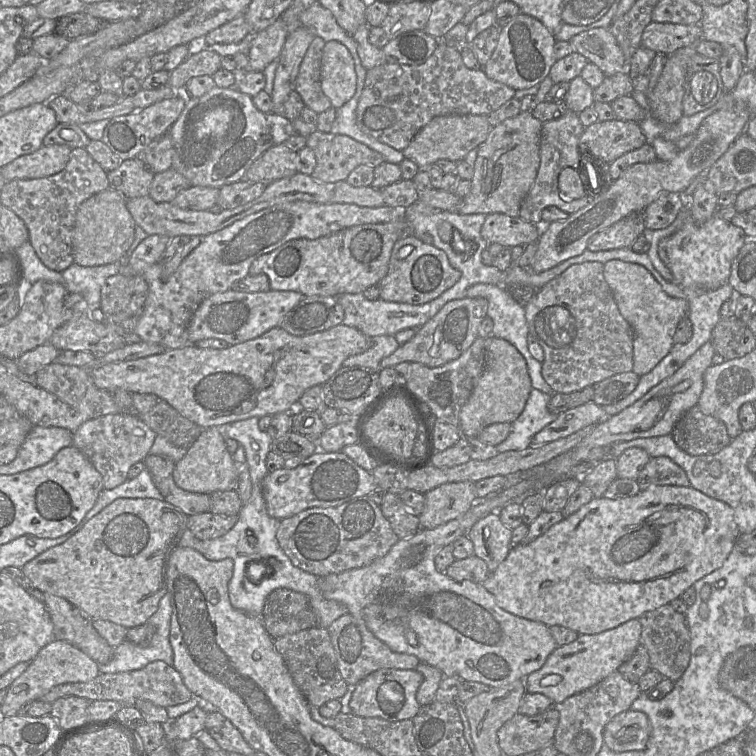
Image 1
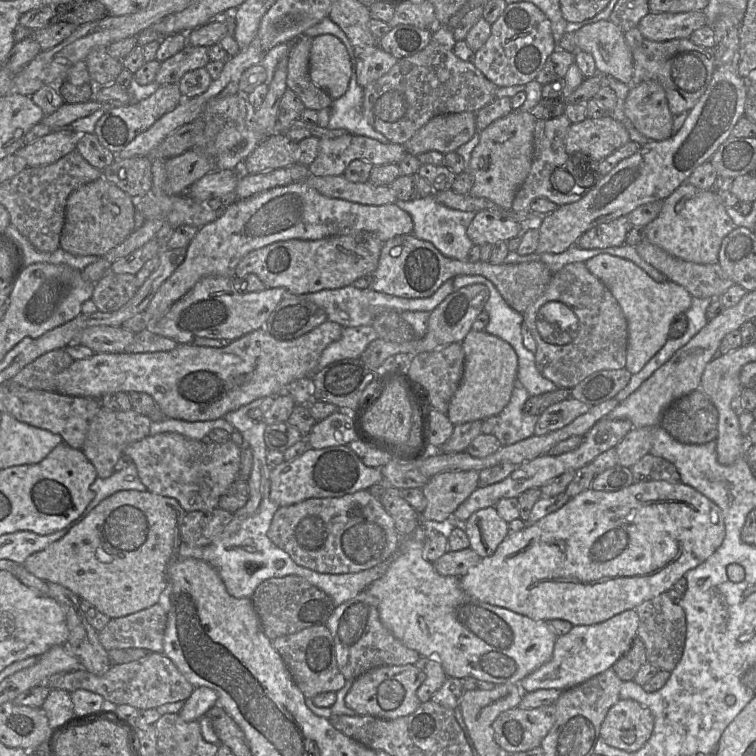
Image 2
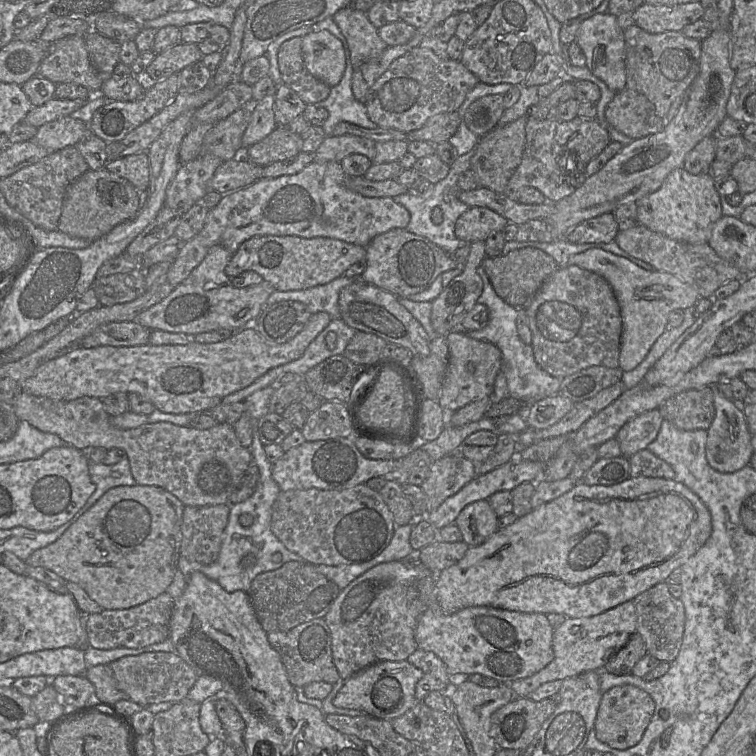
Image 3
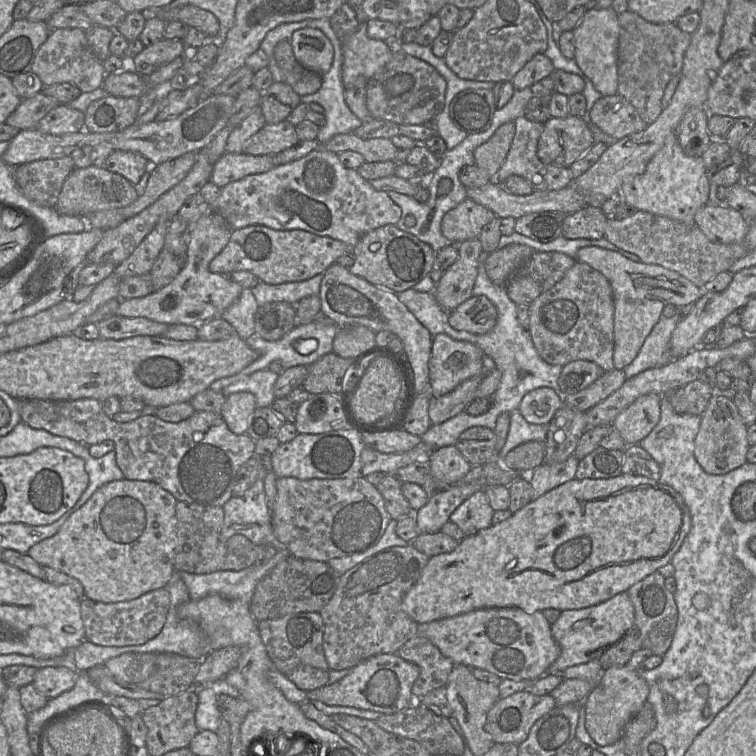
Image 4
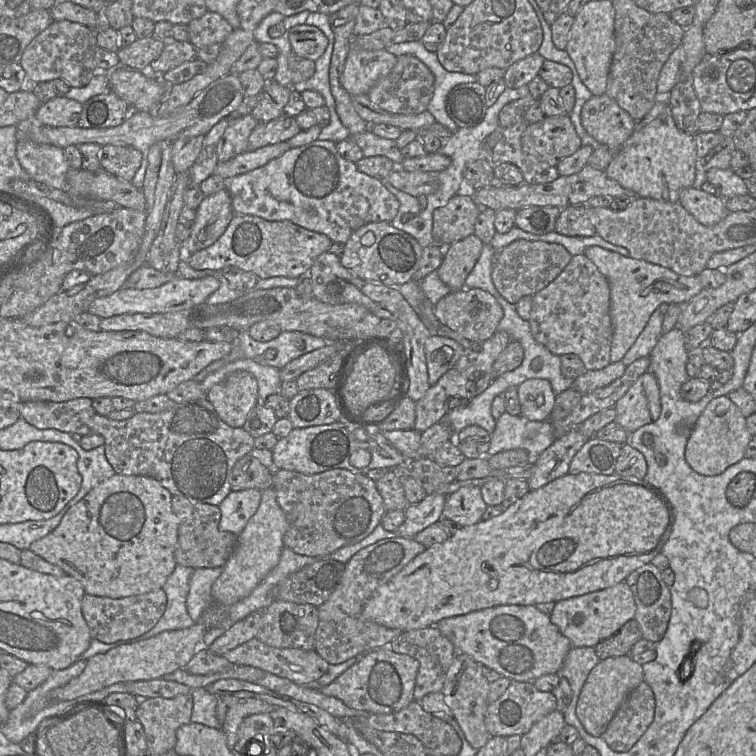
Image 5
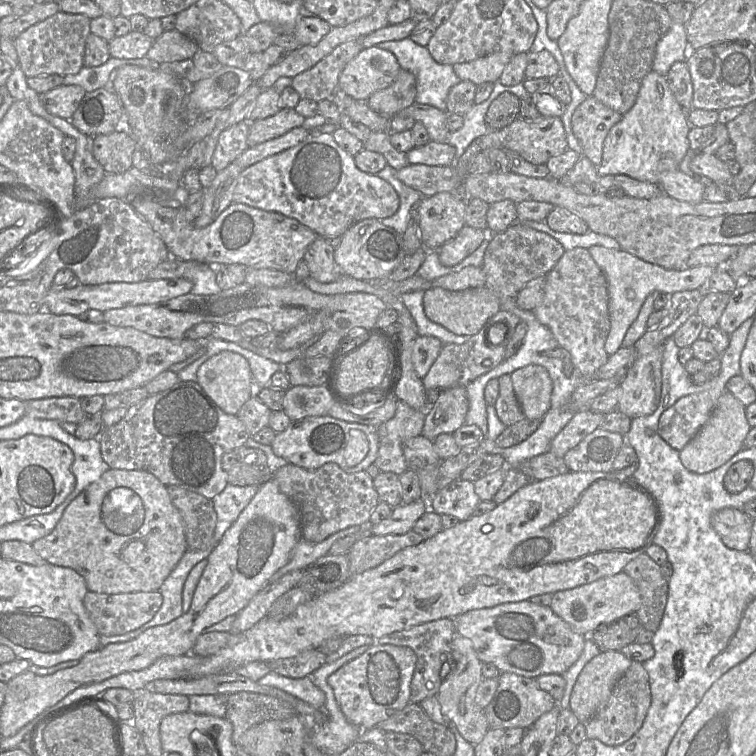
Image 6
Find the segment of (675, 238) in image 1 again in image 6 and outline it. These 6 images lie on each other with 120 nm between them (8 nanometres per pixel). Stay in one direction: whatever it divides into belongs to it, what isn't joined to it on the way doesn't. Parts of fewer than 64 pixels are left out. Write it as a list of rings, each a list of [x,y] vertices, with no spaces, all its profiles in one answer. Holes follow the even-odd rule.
[[[652,70],[642,81],[634,106],[607,134],[603,145],[602,162],[597,167],[597,172],[600,176],[627,175],[637,180],[658,184],[664,173],[679,169],[680,163],[690,149],[688,133],[691,127],[687,112],[676,101],[666,77]]]

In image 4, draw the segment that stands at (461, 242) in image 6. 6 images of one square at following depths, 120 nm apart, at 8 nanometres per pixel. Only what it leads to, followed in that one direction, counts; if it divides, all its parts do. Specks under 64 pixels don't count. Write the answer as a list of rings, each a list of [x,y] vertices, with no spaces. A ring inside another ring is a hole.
[[[478,238],[457,245],[457,260],[443,271],[436,284],[434,296],[439,306],[447,313],[473,295],[478,274],[479,256],[482,245]]]

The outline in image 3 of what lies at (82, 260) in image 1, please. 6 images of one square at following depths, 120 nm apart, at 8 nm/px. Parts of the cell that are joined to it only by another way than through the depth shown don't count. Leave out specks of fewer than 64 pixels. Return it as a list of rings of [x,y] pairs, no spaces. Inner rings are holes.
[[[104,168],[89,169],[66,189],[58,230],[72,237],[96,240],[115,226],[132,219],[138,212],[138,190],[126,179]]]

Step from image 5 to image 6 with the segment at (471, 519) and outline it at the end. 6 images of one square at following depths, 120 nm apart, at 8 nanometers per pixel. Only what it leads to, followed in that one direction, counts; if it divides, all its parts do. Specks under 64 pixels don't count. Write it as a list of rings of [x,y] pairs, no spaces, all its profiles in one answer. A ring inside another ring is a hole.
[[[456,479],[434,495],[430,508],[439,515],[448,514],[464,521],[473,515],[480,501],[473,482]]]

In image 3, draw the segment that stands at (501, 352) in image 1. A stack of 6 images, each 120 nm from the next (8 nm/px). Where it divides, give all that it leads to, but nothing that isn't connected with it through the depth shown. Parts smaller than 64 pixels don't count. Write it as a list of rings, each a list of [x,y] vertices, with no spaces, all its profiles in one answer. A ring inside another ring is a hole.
[[[450,332],[445,338],[449,357],[438,403],[446,414],[452,414],[473,401],[491,395],[502,358],[499,348],[489,342],[458,332]]]

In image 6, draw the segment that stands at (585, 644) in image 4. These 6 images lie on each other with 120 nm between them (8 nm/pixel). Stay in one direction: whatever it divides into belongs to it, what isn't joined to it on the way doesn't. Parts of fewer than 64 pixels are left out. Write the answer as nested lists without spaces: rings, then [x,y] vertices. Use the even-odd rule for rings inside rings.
[[[624,571],[600,578],[594,582],[552,595],[550,608],[575,631],[589,636],[598,626],[609,624],[635,613],[641,604],[641,595],[632,578]]]

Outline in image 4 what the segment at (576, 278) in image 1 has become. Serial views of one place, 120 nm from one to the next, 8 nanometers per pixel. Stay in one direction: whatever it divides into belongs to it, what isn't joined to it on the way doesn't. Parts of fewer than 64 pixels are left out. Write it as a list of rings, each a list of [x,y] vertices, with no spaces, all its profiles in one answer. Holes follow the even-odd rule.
[[[576,261],[575,264],[572,266],[570,270],[565,274],[565,276],[557,282],[551,289],[542,293],[538,296],[529,306],[529,315],[530,315],[530,322],[529,322],[529,333],[532,339],[532,342],[537,350],[539,356],[548,364],[551,365],[559,365],[564,366],[572,361],[576,360],[586,360],[591,361],[600,366],[604,372],[611,371],[614,368],[613,363],[613,351],[614,351],[614,334],[613,334],[613,327],[614,327],[614,299],[613,299],[613,290],[611,287],[610,282],[607,278],[600,273],[599,271],[595,270],[591,266],[586,263],[582,263]]]

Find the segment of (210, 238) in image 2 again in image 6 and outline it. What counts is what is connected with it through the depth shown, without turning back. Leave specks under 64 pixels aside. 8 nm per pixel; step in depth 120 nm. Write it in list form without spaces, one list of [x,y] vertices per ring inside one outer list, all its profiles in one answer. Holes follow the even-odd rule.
[[[319,129],[310,131],[298,145],[243,169],[232,199],[235,203],[294,218],[322,237],[341,237],[349,227],[365,219],[391,217],[400,205],[399,196],[390,183],[358,169],[354,157],[335,142],[332,134],[320,133]]]

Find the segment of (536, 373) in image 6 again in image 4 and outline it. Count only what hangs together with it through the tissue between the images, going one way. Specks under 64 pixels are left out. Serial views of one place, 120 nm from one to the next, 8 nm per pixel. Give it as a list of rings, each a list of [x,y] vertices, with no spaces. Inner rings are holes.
[[[548,387],[528,392],[521,400],[519,412],[531,424],[548,425],[556,411],[564,404],[564,397]]]

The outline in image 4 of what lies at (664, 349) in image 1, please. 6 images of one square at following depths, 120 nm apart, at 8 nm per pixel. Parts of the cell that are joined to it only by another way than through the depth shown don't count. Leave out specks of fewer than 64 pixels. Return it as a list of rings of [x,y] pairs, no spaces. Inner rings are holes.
[[[596,246],[578,250],[575,261],[586,263],[610,282],[614,299],[614,368],[624,370],[638,355],[646,337],[659,321],[667,305],[695,303],[703,289],[679,273],[659,265],[636,263],[621,254]]]

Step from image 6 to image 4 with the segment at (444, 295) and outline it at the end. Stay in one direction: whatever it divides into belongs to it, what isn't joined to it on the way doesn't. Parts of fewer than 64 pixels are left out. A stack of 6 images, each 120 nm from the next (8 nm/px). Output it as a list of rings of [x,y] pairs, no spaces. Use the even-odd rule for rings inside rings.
[[[472,295],[448,313],[448,322],[452,328],[477,335],[492,331],[497,318],[495,305],[482,295]]]

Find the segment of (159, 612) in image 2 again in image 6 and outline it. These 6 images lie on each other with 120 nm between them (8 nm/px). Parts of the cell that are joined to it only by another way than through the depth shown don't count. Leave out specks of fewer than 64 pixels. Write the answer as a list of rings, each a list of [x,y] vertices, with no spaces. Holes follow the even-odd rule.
[[[88,591],[84,597],[86,611],[100,635],[115,636],[136,630],[149,622],[160,609],[163,597],[160,591],[105,594]]]

